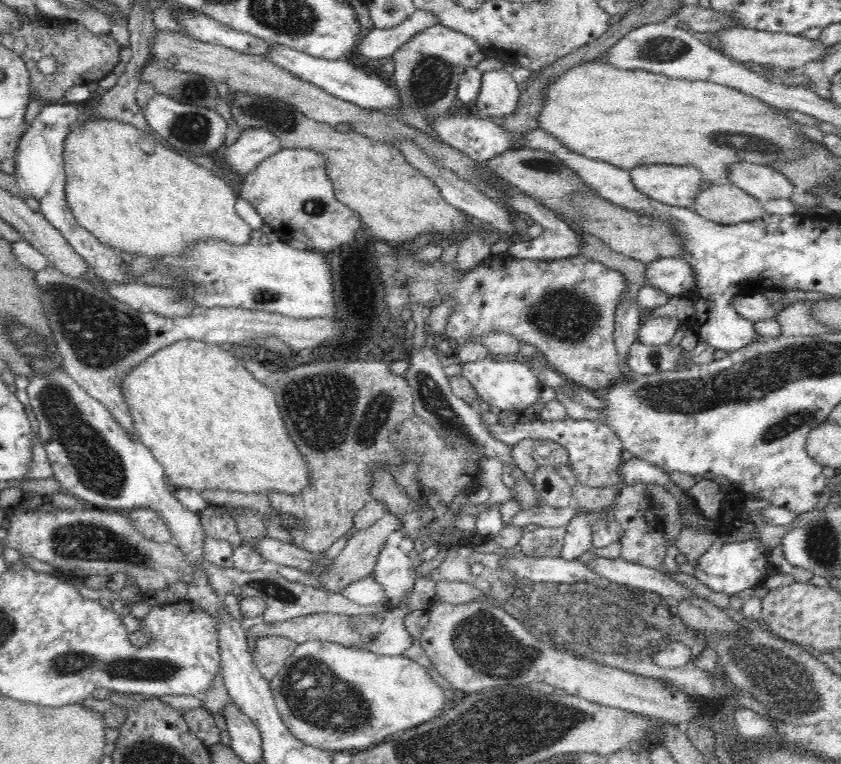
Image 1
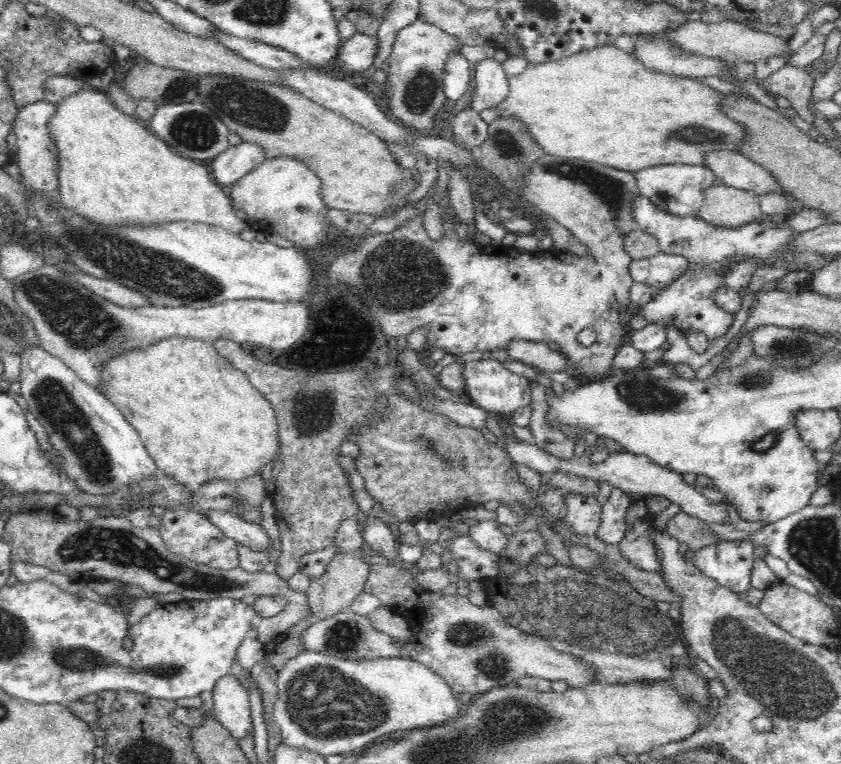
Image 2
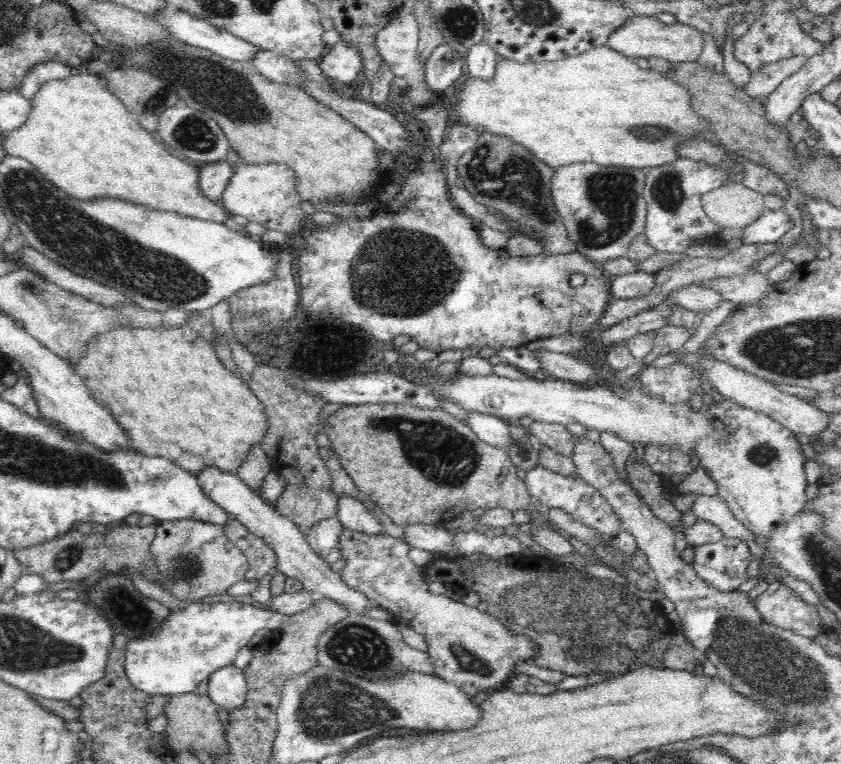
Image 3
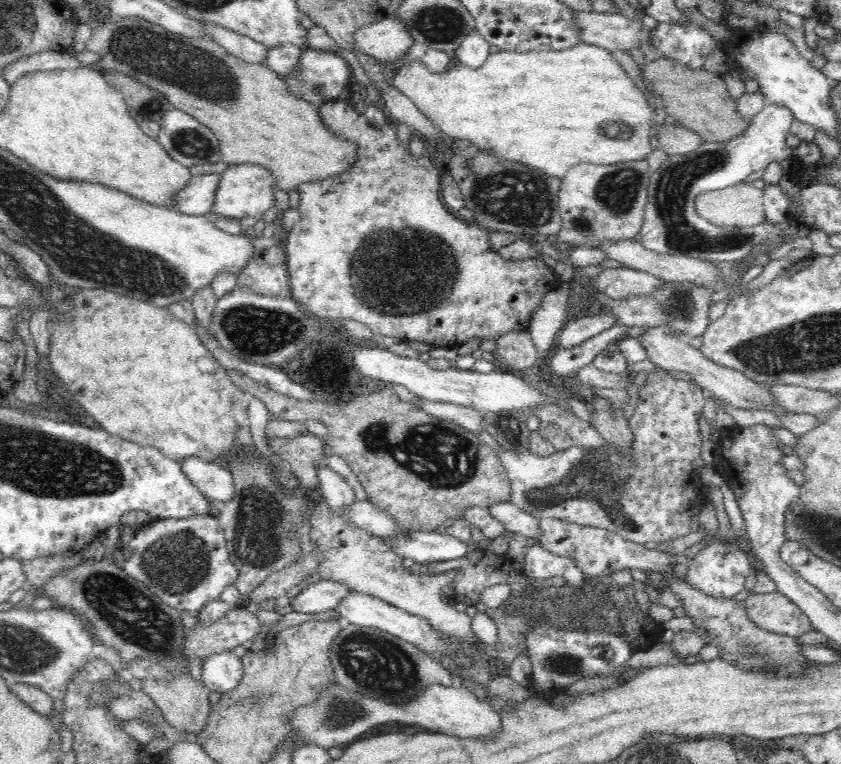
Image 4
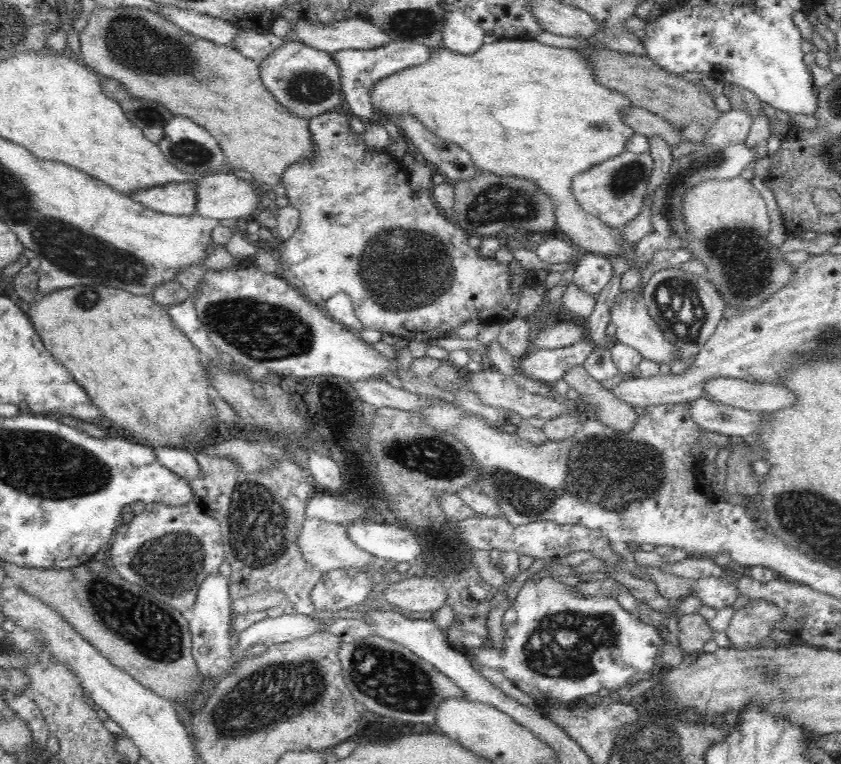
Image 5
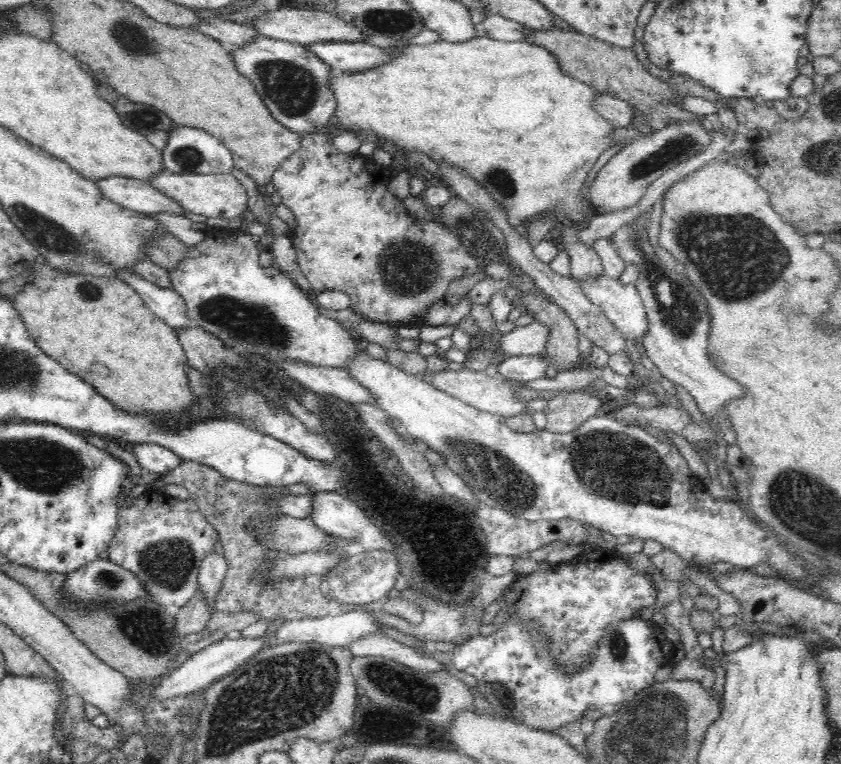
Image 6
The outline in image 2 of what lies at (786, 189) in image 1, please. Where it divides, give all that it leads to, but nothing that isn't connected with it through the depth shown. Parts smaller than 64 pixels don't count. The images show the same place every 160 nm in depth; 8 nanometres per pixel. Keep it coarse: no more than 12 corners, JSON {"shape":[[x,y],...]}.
{"shape":[[741,152],[706,154],[724,185],[784,193],[780,181]]}

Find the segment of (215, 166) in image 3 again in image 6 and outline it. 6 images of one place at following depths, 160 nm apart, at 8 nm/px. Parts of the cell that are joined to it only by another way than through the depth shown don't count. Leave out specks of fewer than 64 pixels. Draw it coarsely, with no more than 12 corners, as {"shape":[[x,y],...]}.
{"shape":[[110,176],[94,183],[104,197],[146,214],[185,210],[152,181]]}

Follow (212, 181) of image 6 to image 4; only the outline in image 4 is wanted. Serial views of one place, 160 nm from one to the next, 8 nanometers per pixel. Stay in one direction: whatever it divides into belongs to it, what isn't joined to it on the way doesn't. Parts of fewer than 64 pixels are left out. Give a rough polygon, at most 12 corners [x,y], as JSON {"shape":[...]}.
{"shape":[[258,164],[220,176],[212,211],[254,221],[276,206],[278,179]]}

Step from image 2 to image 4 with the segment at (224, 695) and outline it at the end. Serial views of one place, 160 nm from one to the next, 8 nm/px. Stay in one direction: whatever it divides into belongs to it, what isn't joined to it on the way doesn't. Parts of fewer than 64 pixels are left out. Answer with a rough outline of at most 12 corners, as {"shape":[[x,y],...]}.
{"shape":[[234,652],[202,663],[210,692],[228,694],[240,686],[243,662]]}

